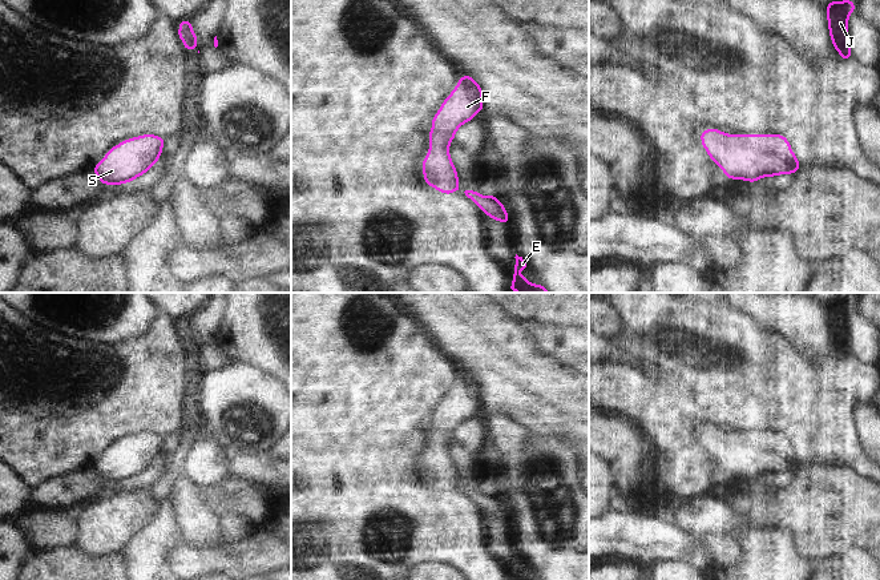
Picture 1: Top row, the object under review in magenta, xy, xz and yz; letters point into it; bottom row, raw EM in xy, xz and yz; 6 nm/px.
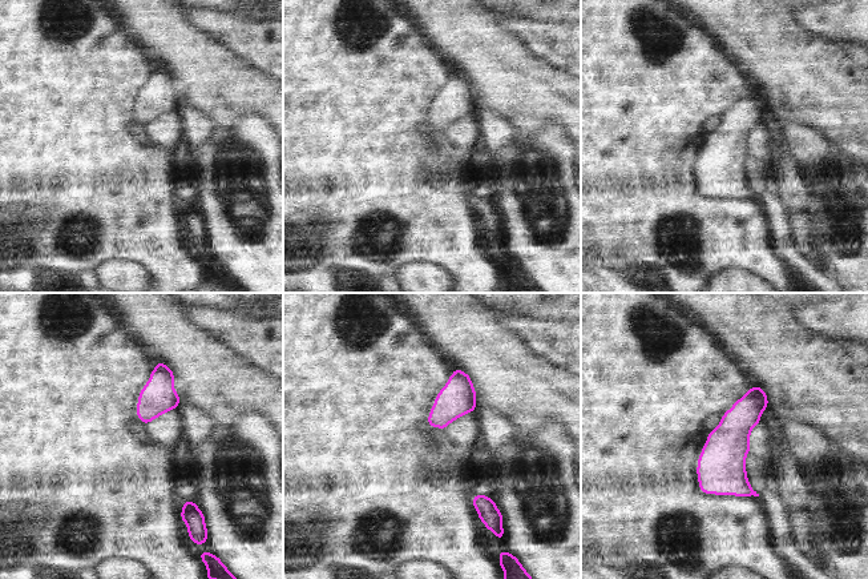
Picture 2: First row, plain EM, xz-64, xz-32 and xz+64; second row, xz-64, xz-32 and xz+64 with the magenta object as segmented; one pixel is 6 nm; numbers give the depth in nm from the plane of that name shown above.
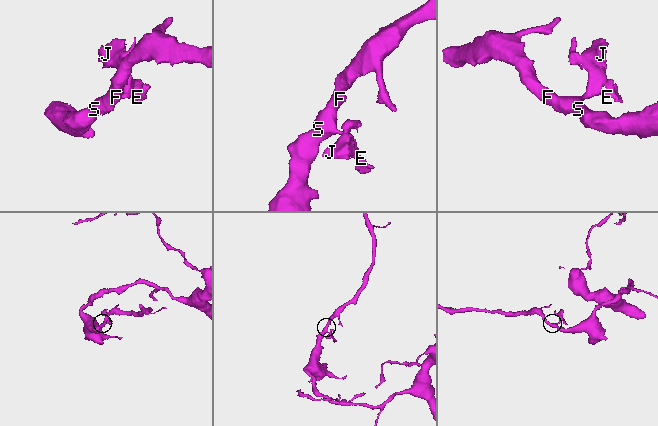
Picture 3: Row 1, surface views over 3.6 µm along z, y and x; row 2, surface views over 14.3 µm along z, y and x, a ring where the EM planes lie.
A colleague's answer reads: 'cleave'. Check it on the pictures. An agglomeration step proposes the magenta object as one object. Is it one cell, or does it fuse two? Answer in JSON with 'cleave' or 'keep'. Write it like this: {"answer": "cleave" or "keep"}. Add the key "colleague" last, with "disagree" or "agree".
{"answer": "keep", "colleague": "disagree"}

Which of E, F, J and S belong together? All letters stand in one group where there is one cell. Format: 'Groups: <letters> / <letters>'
Groups: E F J S.

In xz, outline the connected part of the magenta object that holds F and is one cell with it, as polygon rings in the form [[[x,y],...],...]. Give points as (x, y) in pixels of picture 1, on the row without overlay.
[[[464,372],[452,391],[444,398],[432,416],[429,431],[429,450],[424,455],[421,468],[424,479],[437,490],[452,492],[456,488],[471,496],[488,515],[509,523],[505,504],[495,494],[481,494],[476,488],[460,487],[455,463],[449,455],[449,442],[455,438],[456,428],[483,408],[481,384]]]

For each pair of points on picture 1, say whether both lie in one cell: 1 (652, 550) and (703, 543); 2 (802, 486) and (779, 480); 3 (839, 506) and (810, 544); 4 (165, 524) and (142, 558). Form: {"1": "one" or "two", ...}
{"1": "two", "2": "two", "3": "one", "4": "one"}

